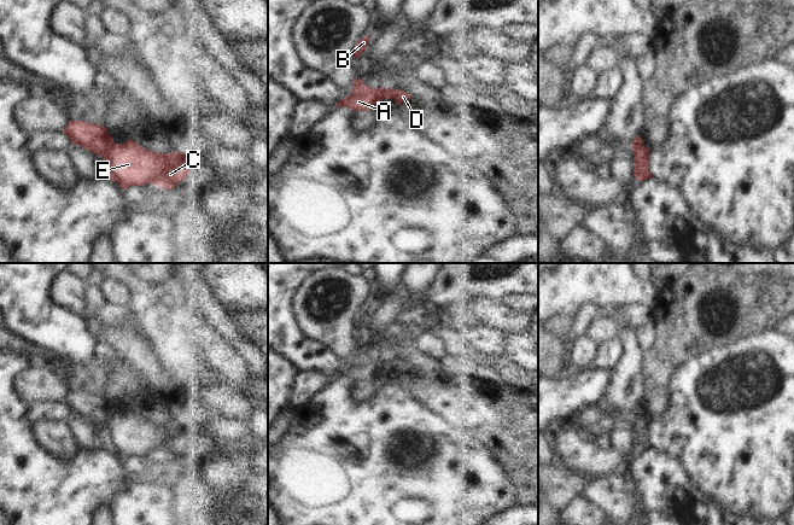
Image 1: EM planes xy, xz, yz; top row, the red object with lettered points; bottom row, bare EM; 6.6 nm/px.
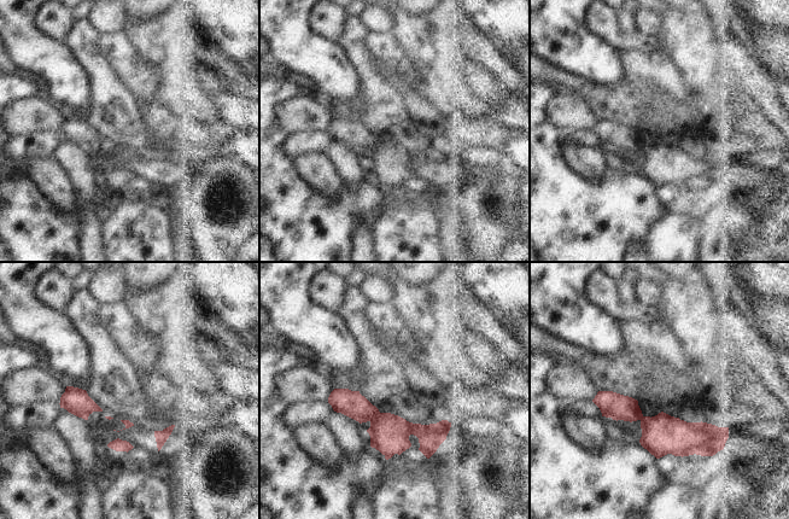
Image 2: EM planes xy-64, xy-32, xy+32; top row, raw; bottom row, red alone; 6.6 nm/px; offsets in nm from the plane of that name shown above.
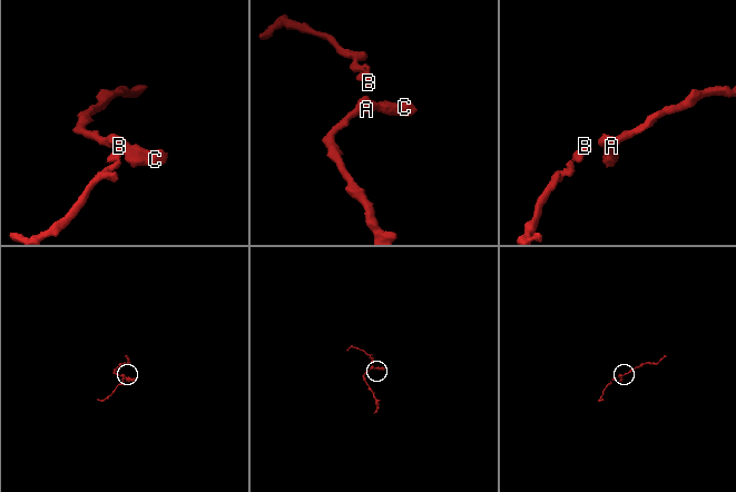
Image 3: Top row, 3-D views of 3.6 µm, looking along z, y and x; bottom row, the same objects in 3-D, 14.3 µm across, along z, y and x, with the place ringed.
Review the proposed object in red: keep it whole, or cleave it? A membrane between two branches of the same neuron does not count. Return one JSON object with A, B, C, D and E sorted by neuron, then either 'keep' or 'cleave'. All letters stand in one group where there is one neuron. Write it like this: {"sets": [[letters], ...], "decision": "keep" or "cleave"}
{"sets": [["A", "B"], ["C", "D", "E"]], "decision": "cleave"}

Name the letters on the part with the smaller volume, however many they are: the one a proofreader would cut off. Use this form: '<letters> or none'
C, D, E

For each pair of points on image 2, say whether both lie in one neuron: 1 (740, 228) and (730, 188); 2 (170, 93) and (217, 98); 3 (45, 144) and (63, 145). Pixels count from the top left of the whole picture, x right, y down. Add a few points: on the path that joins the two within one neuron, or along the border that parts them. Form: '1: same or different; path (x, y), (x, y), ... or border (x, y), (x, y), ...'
1: different; border (707, 196), (736, 202), (753, 210), (758, 216)
2: same; path (182, 105), (205, 105)
3: different; border (60, 138), (51, 155)

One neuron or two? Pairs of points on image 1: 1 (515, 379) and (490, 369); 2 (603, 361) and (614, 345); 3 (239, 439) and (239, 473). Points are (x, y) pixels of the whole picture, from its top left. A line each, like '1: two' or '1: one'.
1: one
2: one
3: one

